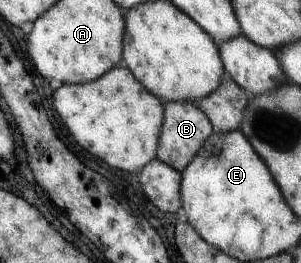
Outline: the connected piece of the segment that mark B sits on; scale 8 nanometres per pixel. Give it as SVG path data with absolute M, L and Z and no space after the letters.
M170 102L164 103L165 121L161 131L160 143L157 147L157 158L171 165L182 173L200 151L205 141L213 135L213 124L209 116L196 103Z

